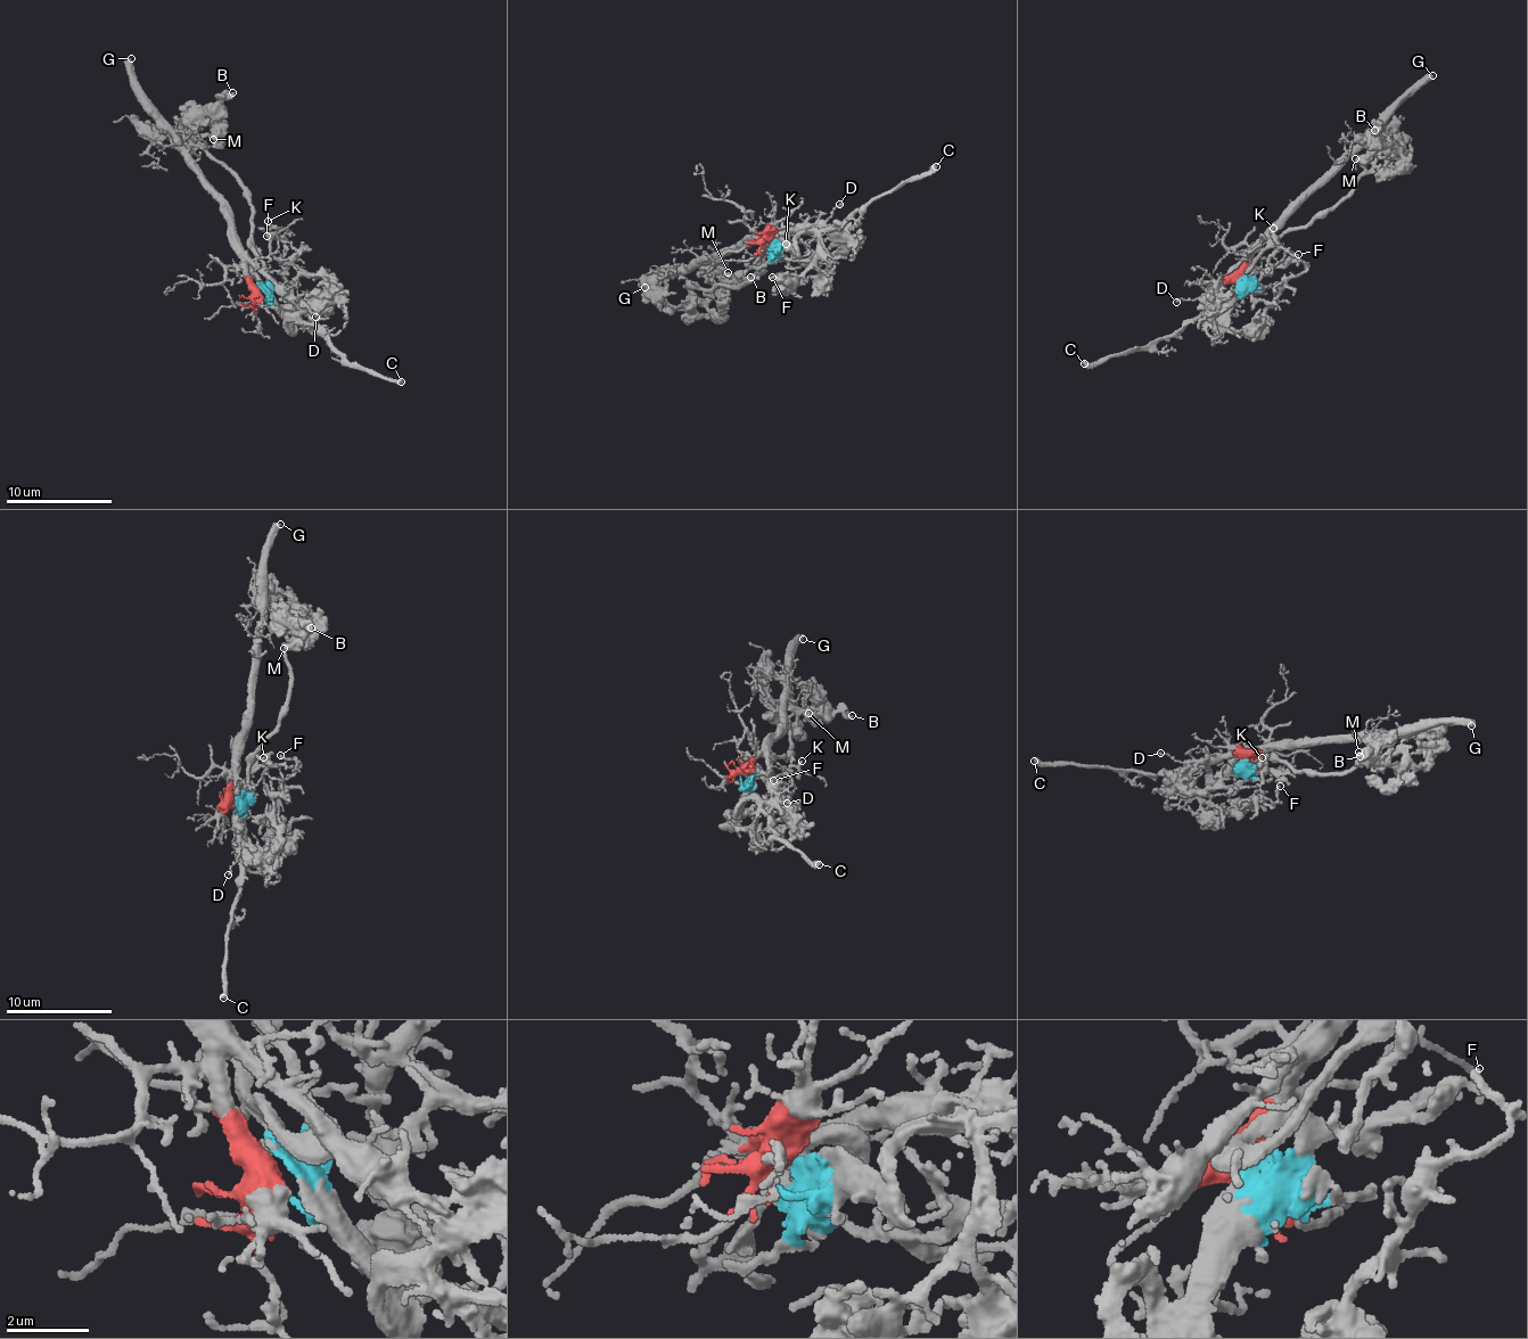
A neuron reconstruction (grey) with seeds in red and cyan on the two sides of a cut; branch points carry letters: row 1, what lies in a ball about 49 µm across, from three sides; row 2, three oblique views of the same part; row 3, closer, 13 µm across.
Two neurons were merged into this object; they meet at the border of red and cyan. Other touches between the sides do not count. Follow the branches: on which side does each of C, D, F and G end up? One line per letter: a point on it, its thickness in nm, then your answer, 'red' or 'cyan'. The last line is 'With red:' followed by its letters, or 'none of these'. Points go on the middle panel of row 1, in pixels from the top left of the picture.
C: place (936, 166); calibre 320 nm; cyan
D: place (839, 204); calibre 140 nm; red
F: place (772, 277); calibre 130 nm; cyan
G: place (645, 287); calibre 480 nm; red
With red: D, G

